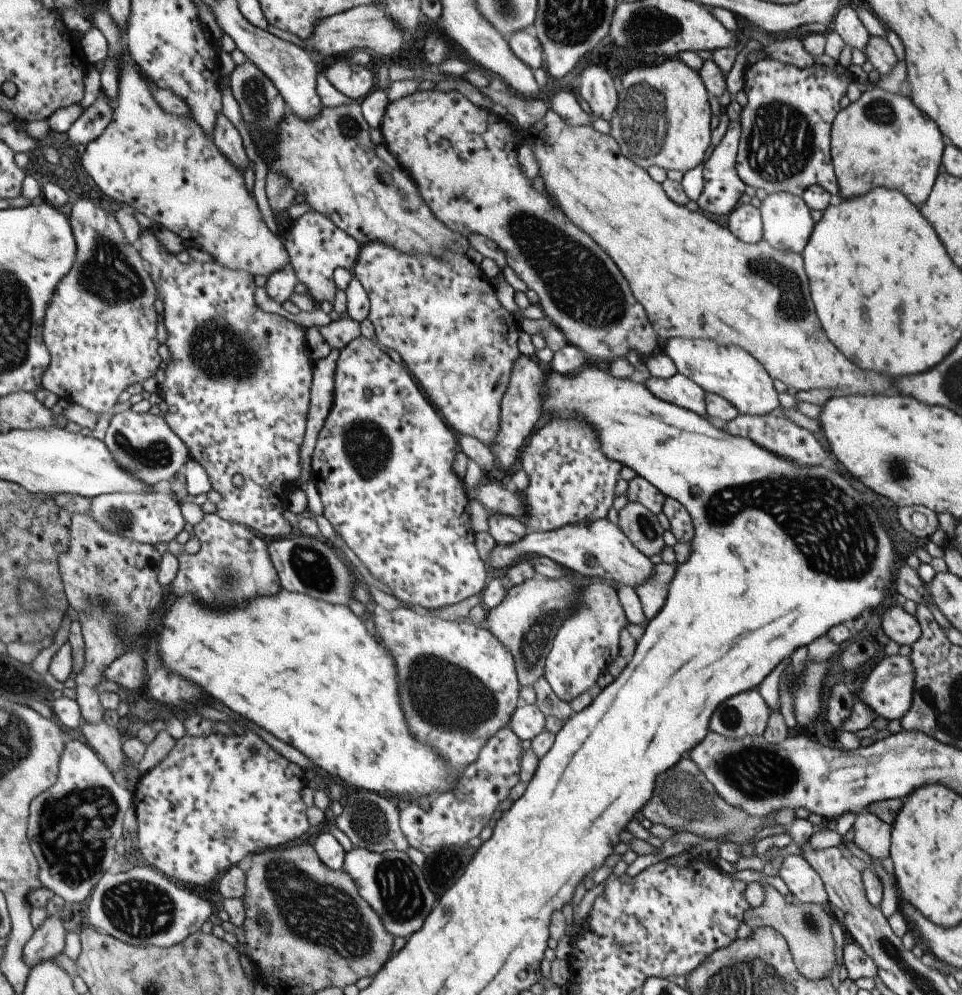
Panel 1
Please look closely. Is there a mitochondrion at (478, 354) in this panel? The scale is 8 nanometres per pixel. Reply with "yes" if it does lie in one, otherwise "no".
yes

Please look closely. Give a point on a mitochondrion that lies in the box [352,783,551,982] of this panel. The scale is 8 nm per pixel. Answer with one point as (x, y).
(403, 897)

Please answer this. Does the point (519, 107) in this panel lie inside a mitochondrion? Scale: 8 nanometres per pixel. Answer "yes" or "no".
no

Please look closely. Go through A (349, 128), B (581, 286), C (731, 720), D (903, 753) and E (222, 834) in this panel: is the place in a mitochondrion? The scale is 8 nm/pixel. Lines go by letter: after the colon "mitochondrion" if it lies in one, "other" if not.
A: mitochondrion
B: mitochondrion
C: mitochondrion
D: other
E: mitochondrion

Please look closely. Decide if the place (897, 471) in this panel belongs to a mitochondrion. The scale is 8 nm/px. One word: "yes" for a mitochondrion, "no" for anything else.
yes

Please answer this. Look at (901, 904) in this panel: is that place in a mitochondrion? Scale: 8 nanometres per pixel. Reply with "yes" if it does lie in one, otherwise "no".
no

